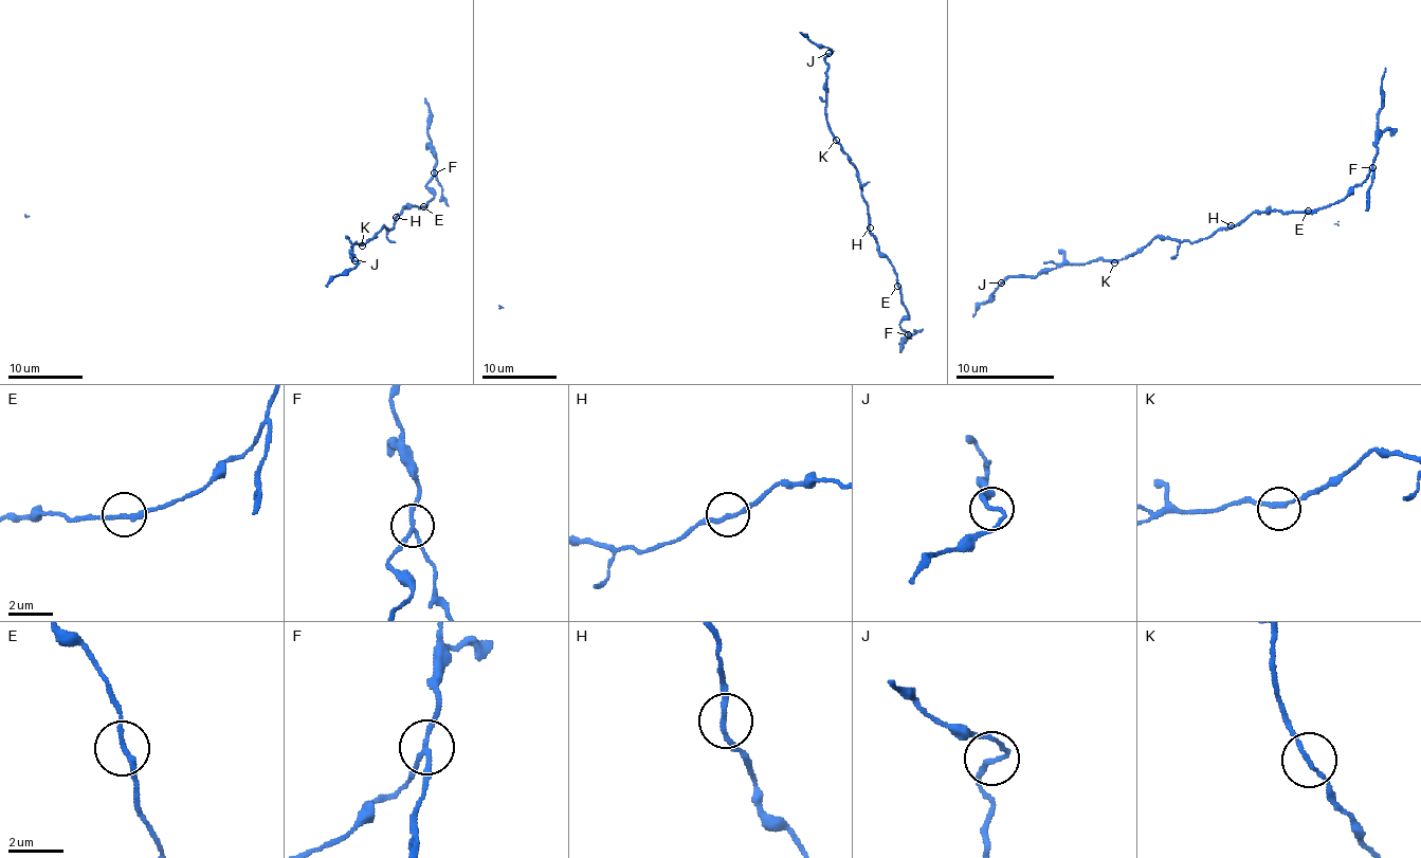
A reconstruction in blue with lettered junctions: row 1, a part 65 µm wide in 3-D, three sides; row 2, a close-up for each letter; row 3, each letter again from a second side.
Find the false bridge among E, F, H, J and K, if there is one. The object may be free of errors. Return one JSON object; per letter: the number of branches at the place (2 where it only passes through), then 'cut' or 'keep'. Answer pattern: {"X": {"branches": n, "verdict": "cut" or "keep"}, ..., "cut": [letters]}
{"E": {"branches": 2, "verdict": "keep"}, "F": {"branches": 3, "verdict": "cut"}, "H": {"branches": 2, "verdict": "keep"}, "J": {"branches": 2, "verdict": "keep"}, "K": {"branches": 2, "verdict": "keep"}, "cut": ["F"]}

